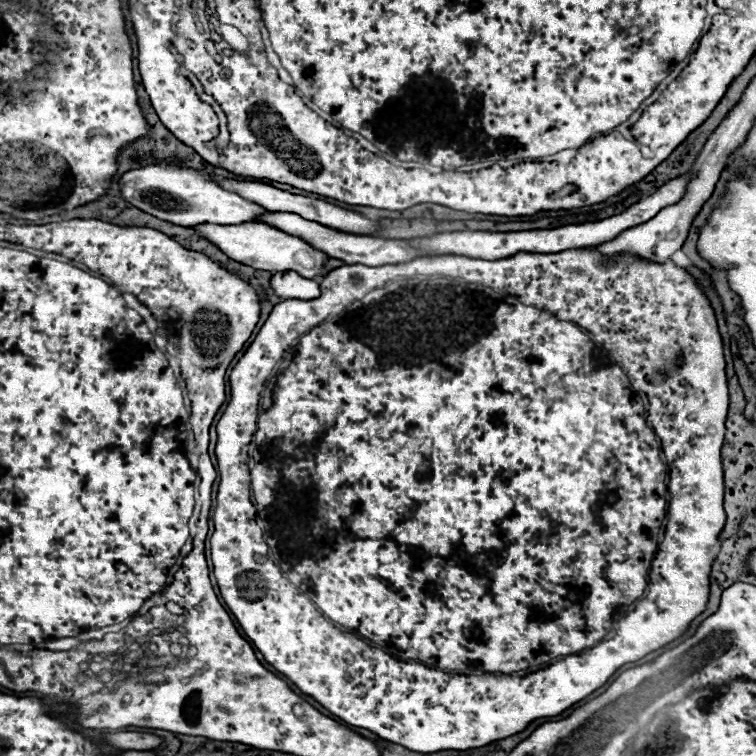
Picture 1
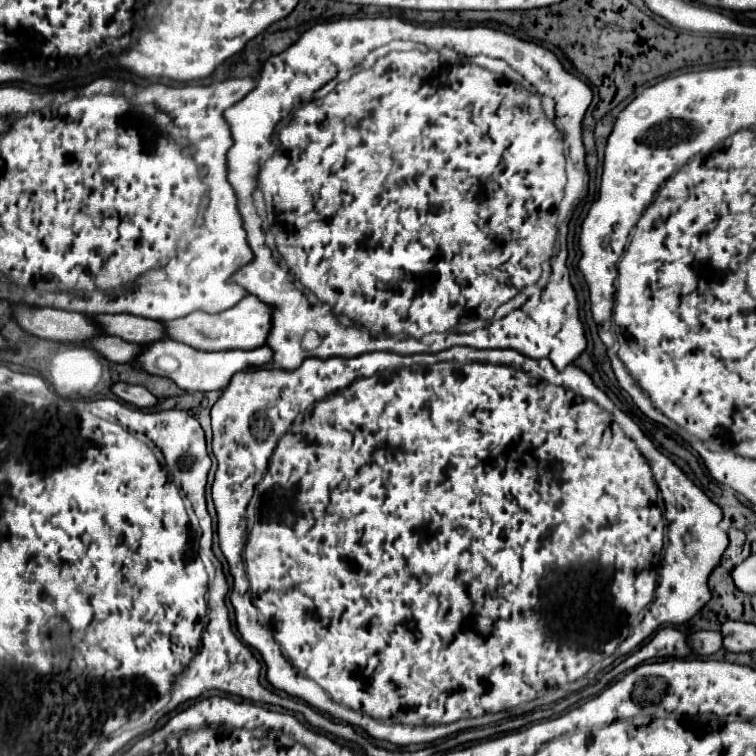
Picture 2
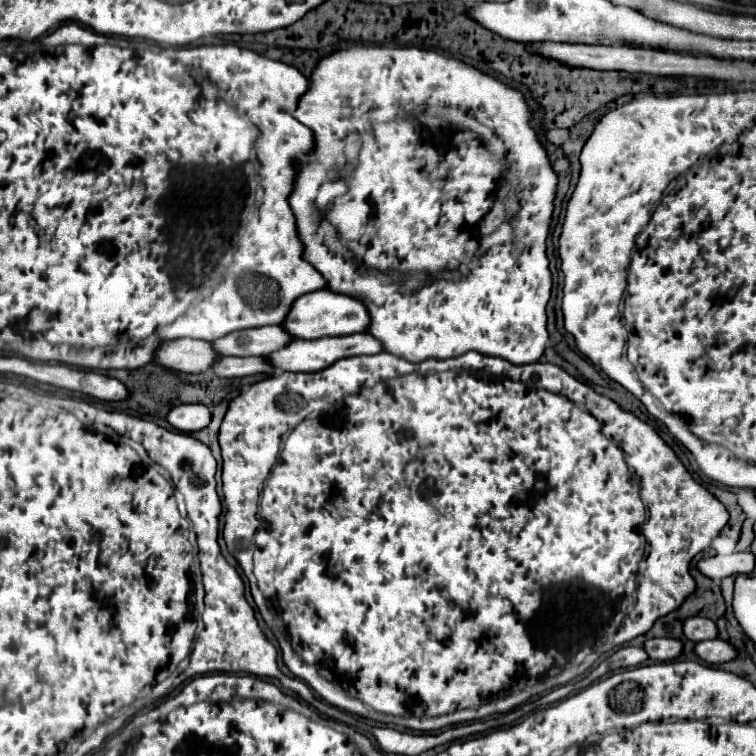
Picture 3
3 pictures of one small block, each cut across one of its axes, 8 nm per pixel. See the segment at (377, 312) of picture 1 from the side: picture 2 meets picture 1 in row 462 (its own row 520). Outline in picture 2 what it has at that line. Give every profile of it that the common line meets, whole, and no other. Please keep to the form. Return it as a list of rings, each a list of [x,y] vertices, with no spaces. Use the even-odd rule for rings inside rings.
[[[450,348],[450,350],[444,350],[440,354],[414,354],[414,356],[400,356],[394,352],[370,352],[370,354],[364,354],[364,356],[356,356],[356,358],[326,358],[326,360],[320,360],[320,358],[306,358],[302,362],[300,368],[296,370],[252,370],[252,372],[238,372],[232,376],[232,382],[226,386],[226,390],[222,392],[222,396],[216,400],[216,404],[212,406],[212,432],[214,432],[214,440],[212,440],[212,452],[218,460],[218,468],[216,468],[216,474],[214,474],[214,484],[212,484],[212,498],[214,498],[214,504],[216,504],[216,512],[218,512],[218,536],[220,536],[220,550],[224,552],[226,560],[228,560],[228,566],[230,566],[230,574],[234,578],[232,582],[232,594],[230,594],[230,602],[234,606],[234,614],[236,614],[236,626],[238,626],[238,632],[244,640],[244,644],[256,648],[266,664],[266,680],[278,688],[278,690],[284,690],[286,694],[294,696],[294,698],[304,698],[308,700],[310,706],[322,710],[322,712],[328,712],[330,716],[338,718],[338,720],[344,720],[352,726],[360,726],[362,730],[366,730],[372,738],[376,740],[386,740],[386,742],[392,742],[396,746],[408,746],[408,744],[427,744],[433,741],[451,736],[459,731],[468,728],[468,722],[470,720],[476,720],[478,716],[486,716],[488,712],[490,714],[498,714],[502,710],[508,710],[508,708],[514,708],[522,702],[530,702],[538,696],[542,696],[548,688],[562,688],[564,684],[570,684],[570,682],[576,682],[580,680],[592,666],[594,666],[594,660],[600,662],[604,658],[610,658],[616,650],[616,640],[618,642],[618,658],[620,656],[626,656],[630,654],[634,648],[638,648],[642,644],[642,640],[646,640],[648,636],[652,636],[660,626],[680,626],[680,624],[686,624],[694,614],[698,614],[704,604],[712,598],[710,594],[710,588],[708,588],[708,578],[712,574],[712,570],[716,568],[716,564],[720,564],[720,556],[724,554],[724,550],[728,548],[728,534],[718,526],[720,520],[722,520],[722,510],[720,506],[716,506],[668,456],[660,454],[654,444],[644,436],[644,432],[638,428],[638,424],[626,416],[622,410],[618,410],[612,400],[600,390],[594,386],[592,378],[582,372],[580,368],[576,366],[568,366],[566,370],[558,372],[550,360],[542,358],[542,360],[532,360],[528,356],[522,356],[520,352],[516,350],[476,350],[476,348]],[[402,358],[402,360],[400,360]],[[412,360],[412,361],[411,361]],[[449,361],[449,362],[444,362]],[[452,361],[452,362],[451,362]],[[438,362],[438,364],[436,364]],[[462,362],[462,364],[460,364]],[[472,362],[490,362],[490,364],[472,364]],[[414,364],[414,366],[412,366]],[[416,364],[422,366],[416,366]],[[430,365],[430,366],[429,366]],[[433,365],[434,366],[431,366]],[[508,366],[512,368],[508,368]],[[402,367],[412,368],[402,368]],[[378,370],[390,370],[392,372],[378,372]],[[520,370],[524,372],[520,372]],[[376,374],[376,376],[374,376]],[[528,374],[530,376],[528,376]],[[360,376],[370,376],[370,378],[360,378]],[[534,376],[542,378],[542,380],[536,380]],[[360,378],[360,380],[356,380]],[[354,380],[354,382],[352,382]],[[548,382],[550,384],[548,384]],[[350,384],[350,386],[348,386]],[[348,386],[348,388],[346,388]],[[564,386],[564,388],[560,388]],[[344,388],[344,390],[340,390]],[[570,388],[570,390],[568,390]],[[340,390],[340,392],[336,392]],[[334,392],[334,394],[332,394]],[[332,394],[332,396],[328,396]],[[580,394],[580,396],[576,396]],[[584,396],[584,398],[582,398]],[[324,398],[324,400],[322,400]],[[590,398],[590,400],[586,400]],[[320,400],[320,402],[318,402]],[[596,400],[596,402],[592,402]],[[316,402],[316,404],[314,404]],[[306,404],[314,404],[312,408],[306,408]],[[600,406],[602,408],[600,408]],[[300,408],[306,408],[302,414],[300,414]],[[608,410],[608,412],[606,412]],[[300,414],[300,416],[298,416]],[[298,416],[298,418],[296,418]],[[296,418],[296,420],[294,420]],[[398,418],[398,420],[396,420]],[[614,420],[620,424],[616,424]],[[292,426],[292,428],[290,428]],[[290,428],[290,430],[288,430]],[[624,428],[624,430],[622,430]],[[626,432],[626,436],[624,436]],[[282,436],[282,438],[280,438]],[[632,438],[632,440],[628,440]],[[334,440],[334,444],[332,444]],[[638,448],[640,450],[638,450]],[[274,450],[274,452],[272,452]],[[398,450],[398,454],[396,454]],[[644,454],[644,456],[642,456]],[[646,458],[646,460],[644,460]],[[268,460],[272,462],[272,472],[276,472],[276,482],[272,482],[268,486],[268,490],[256,490],[254,494],[254,488],[256,484],[260,482],[260,478],[264,476],[266,468],[268,468]],[[650,462],[650,464],[648,464]],[[652,466],[652,470],[650,470]],[[654,472],[654,480],[656,480],[656,486],[660,488],[662,492],[662,498],[664,498],[664,506],[666,506],[666,520],[668,520],[668,546],[666,546],[666,552],[662,554],[662,542],[664,542],[664,531],[665,531],[665,520],[663,517],[662,510],[658,506],[658,490],[654,488],[654,482],[650,480],[650,474]],[[304,482],[304,484],[300,484]],[[300,490],[300,492],[298,492]],[[296,496],[300,496],[300,500],[308,500],[308,506],[306,508],[300,508],[300,504],[296,504]],[[252,498],[252,508],[248,508],[248,502]],[[246,508],[248,508],[248,524],[250,524],[250,532],[248,532],[248,524],[246,524]],[[282,510],[292,510],[292,516],[282,516]],[[246,536],[248,536],[248,544],[246,544]],[[280,540],[286,540],[286,552],[282,552],[280,548]],[[244,544],[246,544],[246,572],[244,572],[244,558],[242,558],[242,552],[244,552]],[[602,552],[602,554],[600,554]],[[286,554],[286,556],[284,556]],[[280,556],[284,556],[282,564],[280,564]],[[302,560],[302,562],[300,562]],[[586,560],[594,560],[592,566],[590,564],[580,564],[580,562],[586,562]],[[658,560],[662,562],[660,566],[660,584],[656,584],[656,578],[658,578]],[[458,576],[458,578],[456,578]],[[248,580],[250,580],[250,592],[248,592]],[[654,590],[656,590],[656,600],[654,598]],[[652,600],[652,604],[650,604]],[[648,606],[648,608],[646,608]],[[280,646],[280,648],[278,648]],[[316,682],[316,684],[312,684]],[[324,688],[324,690],[322,690]],[[328,692],[328,694],[326,694]],[[440,730],[440,732],[438,732]],[[425,742],[425,743],[424,743]]]

